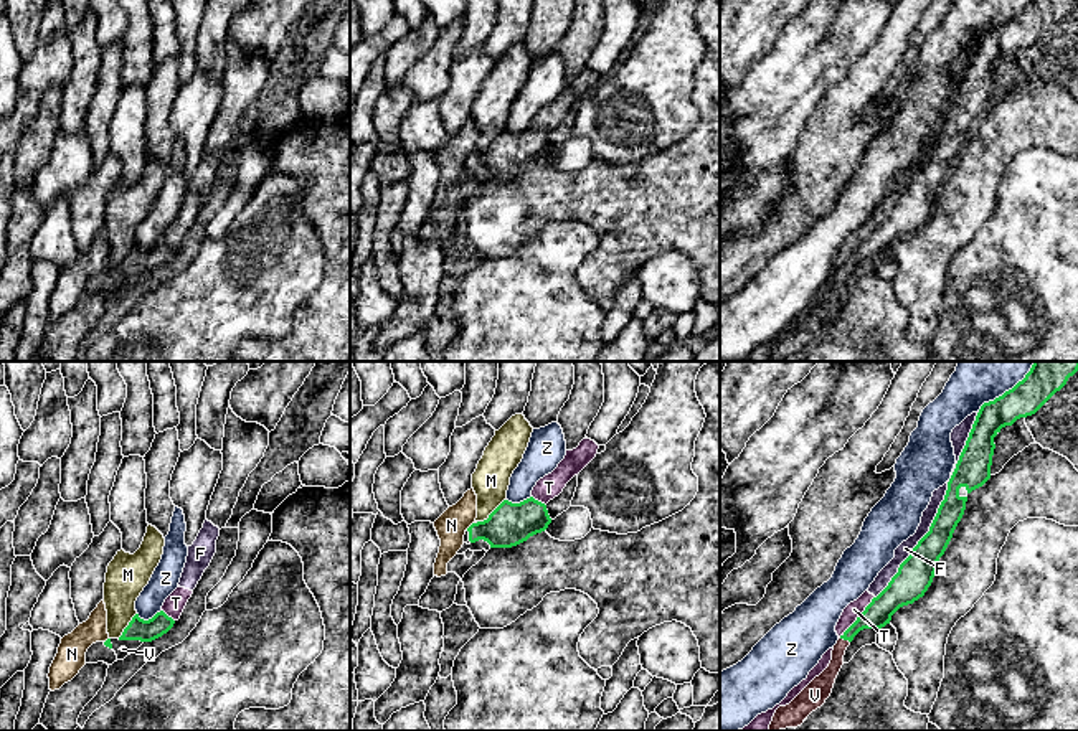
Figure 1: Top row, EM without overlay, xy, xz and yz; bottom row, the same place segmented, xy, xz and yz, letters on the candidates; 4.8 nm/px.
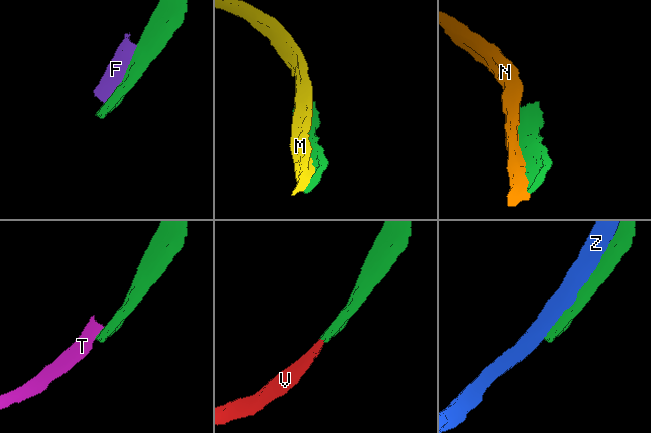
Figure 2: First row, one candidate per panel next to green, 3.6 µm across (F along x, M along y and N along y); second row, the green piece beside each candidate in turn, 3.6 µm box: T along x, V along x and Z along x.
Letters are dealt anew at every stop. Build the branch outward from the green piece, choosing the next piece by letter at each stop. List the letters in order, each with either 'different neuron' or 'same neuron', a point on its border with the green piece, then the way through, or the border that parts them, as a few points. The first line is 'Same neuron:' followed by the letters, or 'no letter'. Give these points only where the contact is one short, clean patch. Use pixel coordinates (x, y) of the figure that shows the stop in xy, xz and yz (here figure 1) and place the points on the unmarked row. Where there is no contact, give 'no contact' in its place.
Same neuron: V
F: different neuron; meets green in yz at (920, 170)
M: different neuron; meets green in xz at (491, 144)
N: different neuron; meets green in xz at (471, 155)
T: different neuron; meets green in yz at (859, 246); border along yz (874, 226), (865, 240), (839, 266)
V: same neuron; meets green in yz at (844, 269); runs through yz (877, 245), (860, 253), (844, 269), (837, 292), (822, 315)
Z: different neuron; meets green in yz at (1004, 23)

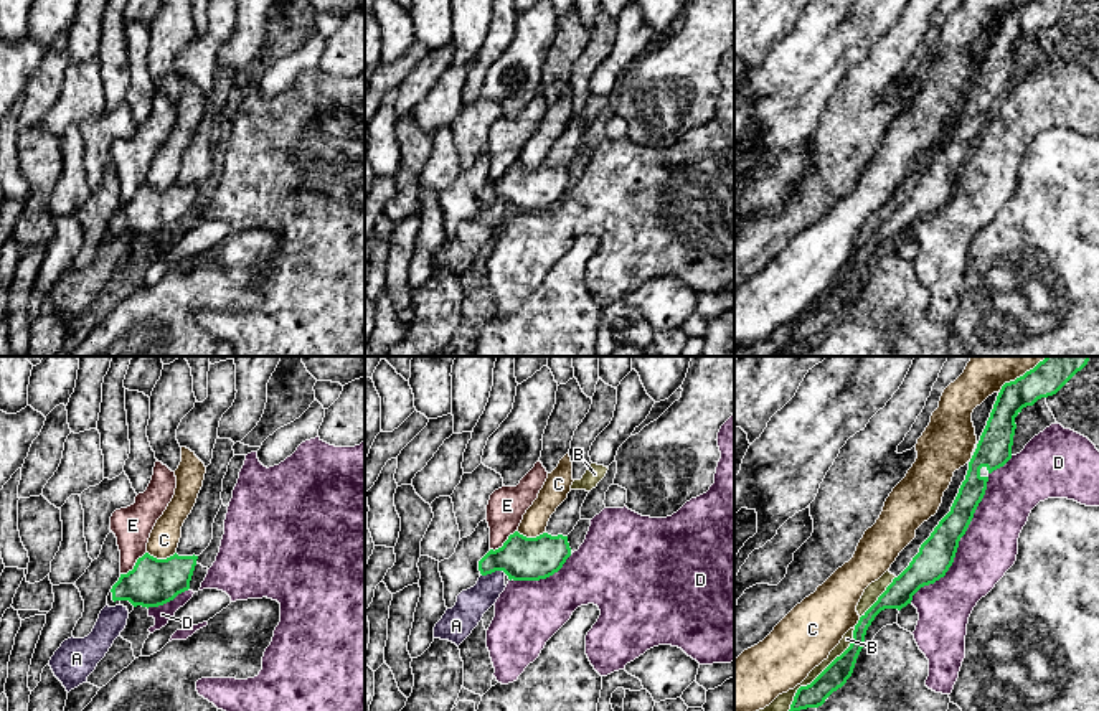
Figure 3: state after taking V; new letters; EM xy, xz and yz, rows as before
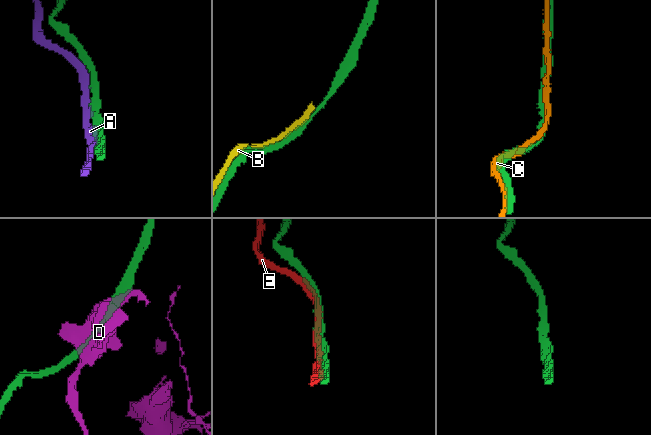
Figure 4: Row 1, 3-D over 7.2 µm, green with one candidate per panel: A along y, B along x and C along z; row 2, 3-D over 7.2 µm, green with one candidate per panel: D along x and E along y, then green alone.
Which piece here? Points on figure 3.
Same neuron: no letter
A: different neuron; meets green in xz at (492, 202)
B: different neuron; meets green in yz at (822, 302)
C: different neuron; meets green in xy at (162, 190)
D: different neuron; meets green in yz at (957, 175)
E: different neuron; meets green in xy at (134, 197)

